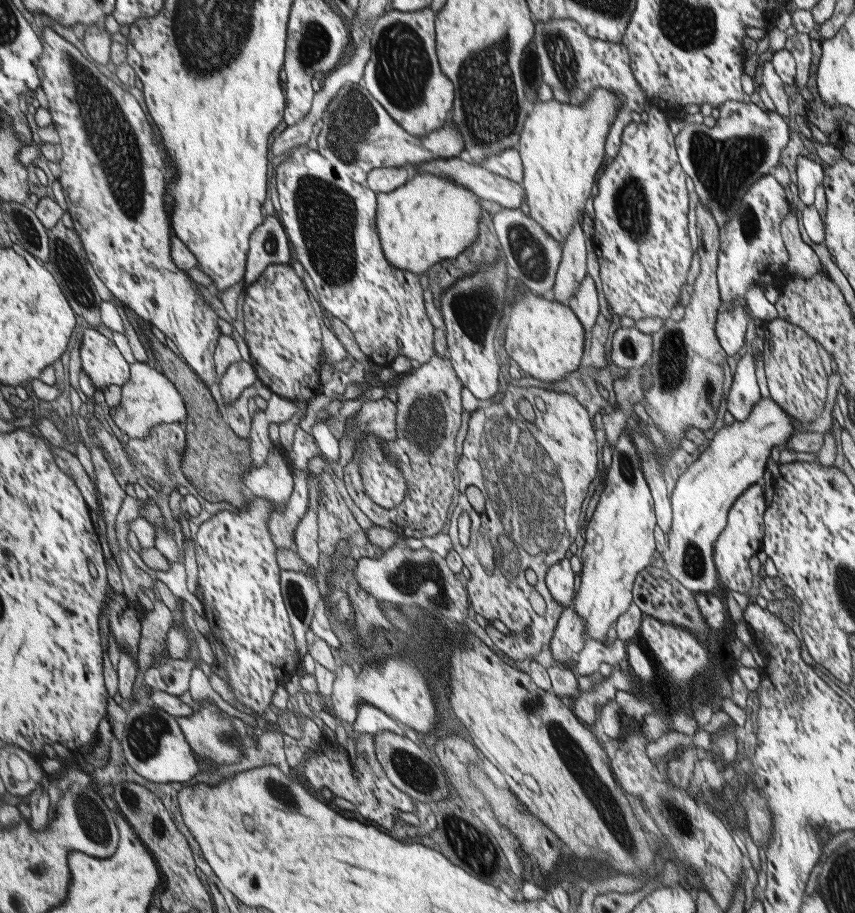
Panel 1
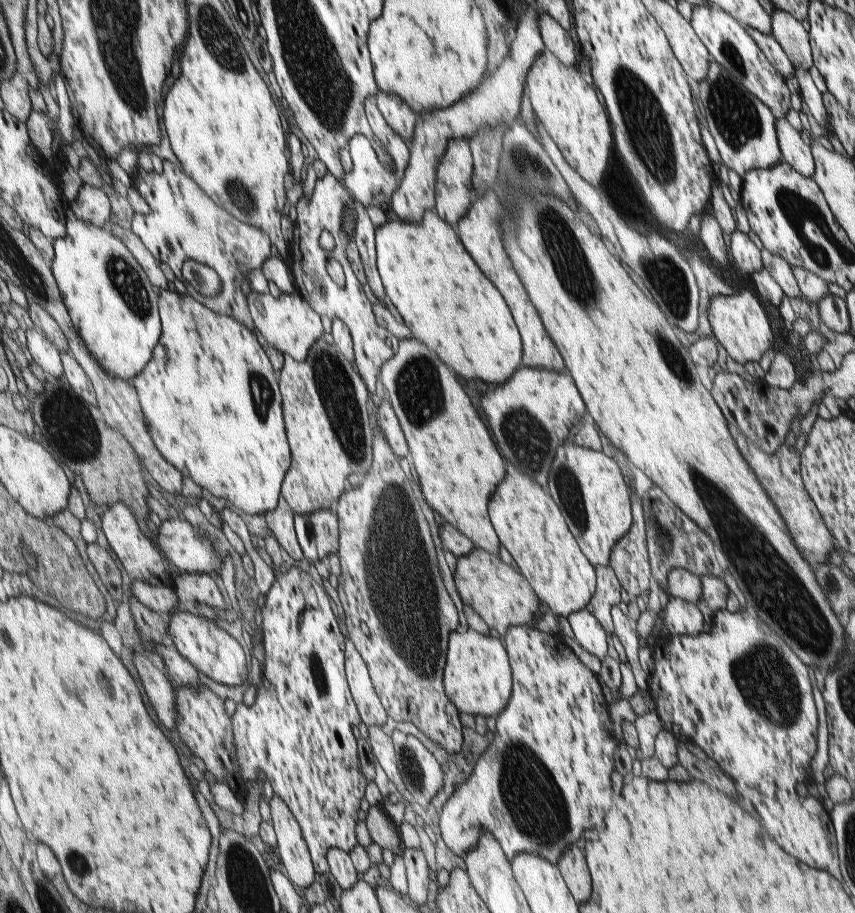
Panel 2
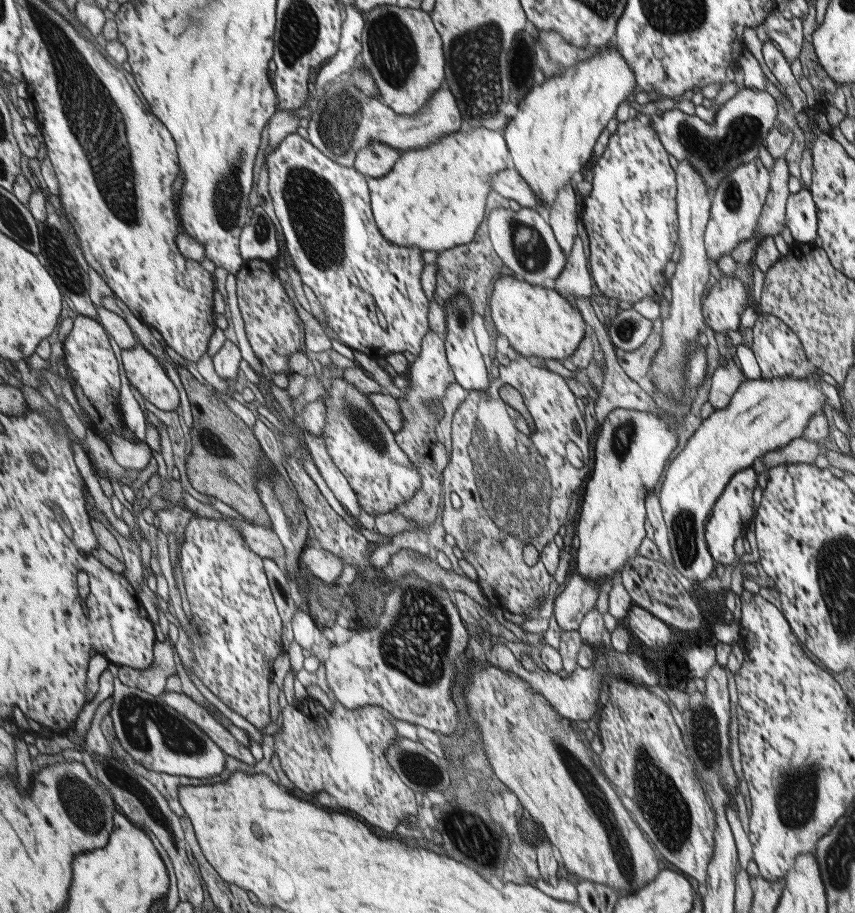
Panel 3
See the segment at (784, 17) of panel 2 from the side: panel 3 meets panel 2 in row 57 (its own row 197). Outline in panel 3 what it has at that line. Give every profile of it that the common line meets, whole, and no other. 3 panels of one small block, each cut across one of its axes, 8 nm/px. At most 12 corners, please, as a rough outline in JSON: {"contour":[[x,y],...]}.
{"contour":[[808,188],[788,195],[785,227],[794,241],[818,243]]}

